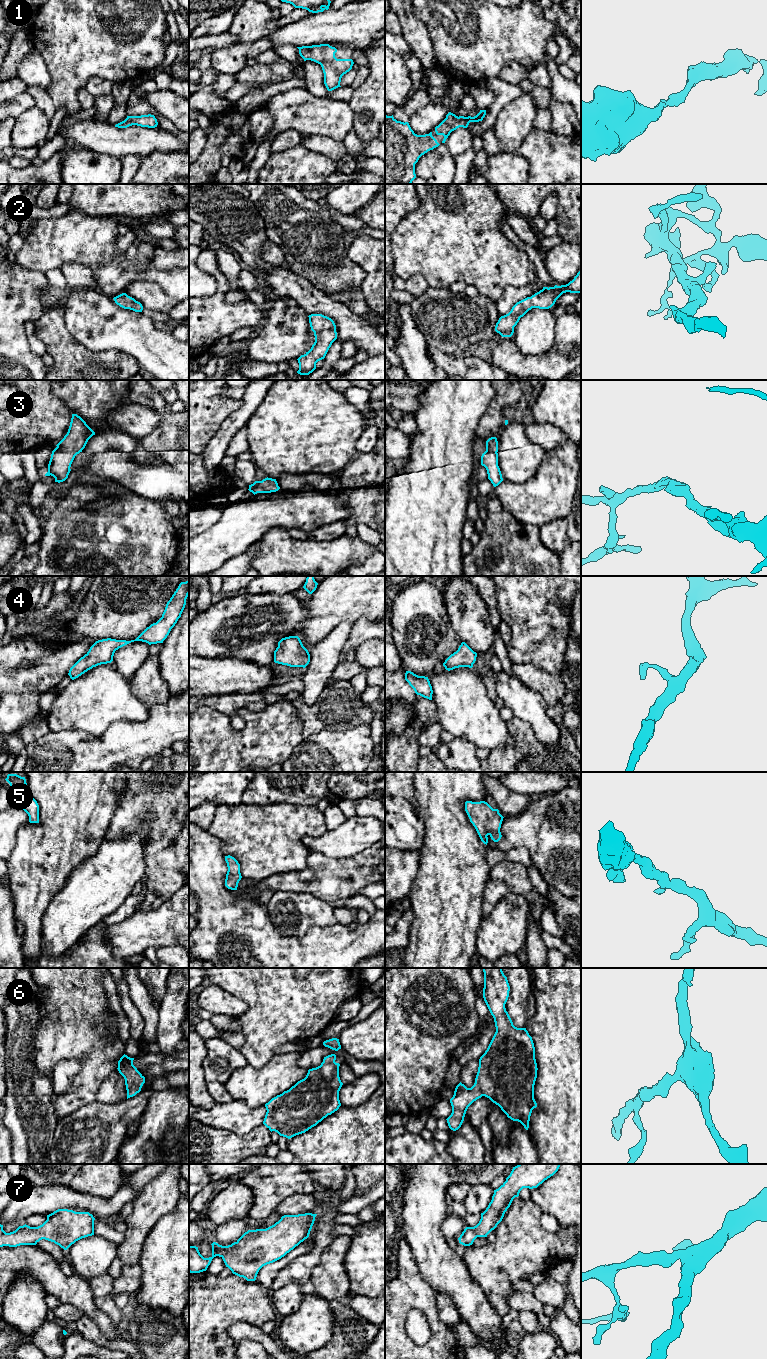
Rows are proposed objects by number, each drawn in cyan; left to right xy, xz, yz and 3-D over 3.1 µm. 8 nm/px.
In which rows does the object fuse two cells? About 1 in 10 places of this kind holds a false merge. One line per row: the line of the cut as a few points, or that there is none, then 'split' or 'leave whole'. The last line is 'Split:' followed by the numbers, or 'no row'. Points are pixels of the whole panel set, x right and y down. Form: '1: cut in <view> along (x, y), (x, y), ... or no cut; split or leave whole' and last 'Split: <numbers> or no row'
1: no cut; leave whole
2: no cut; leave whole
3: no cut; leave whole
4: no cut; leave whole
5: no cut; leave whole
6: no cut; leave whole
7: no cut; leave whole
Split: no row

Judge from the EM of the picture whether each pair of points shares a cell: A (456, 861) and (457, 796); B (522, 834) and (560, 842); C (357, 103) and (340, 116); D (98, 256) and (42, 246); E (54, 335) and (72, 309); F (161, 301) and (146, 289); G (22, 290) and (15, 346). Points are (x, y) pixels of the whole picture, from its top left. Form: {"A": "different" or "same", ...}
{"A": "same", "B": "same", "C": "different", "D": "same", "E": "different", "F": "same", "G": "same"}

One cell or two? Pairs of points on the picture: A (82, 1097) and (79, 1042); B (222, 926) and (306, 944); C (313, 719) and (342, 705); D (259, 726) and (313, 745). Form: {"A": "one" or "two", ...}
{"A": "one", "B": "one", "C": "one", "D": "two"}

